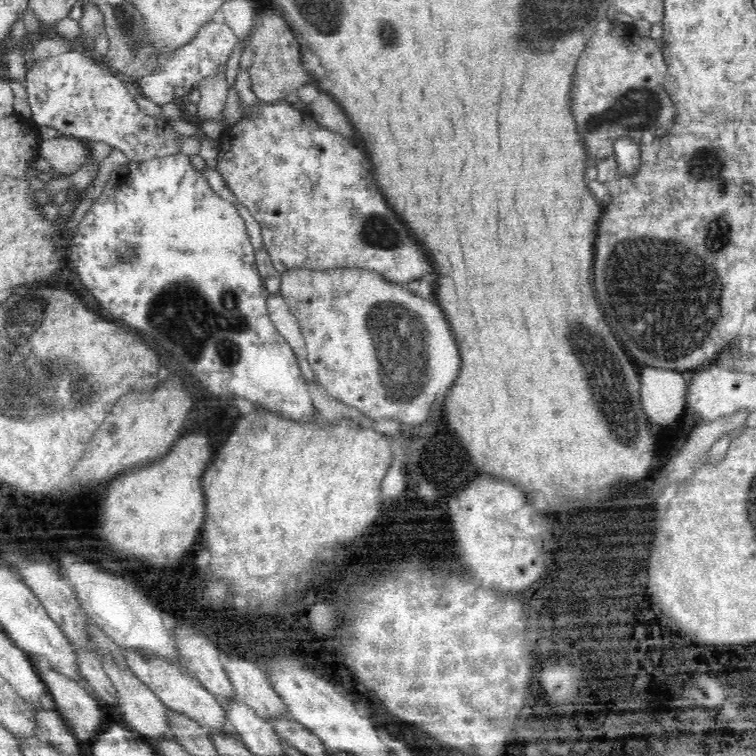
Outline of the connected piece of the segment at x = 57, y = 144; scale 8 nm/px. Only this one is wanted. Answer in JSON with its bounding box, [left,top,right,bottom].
[37,135,88,177]

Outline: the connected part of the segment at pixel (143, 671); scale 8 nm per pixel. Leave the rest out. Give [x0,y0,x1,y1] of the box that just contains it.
[124,650,244,744]

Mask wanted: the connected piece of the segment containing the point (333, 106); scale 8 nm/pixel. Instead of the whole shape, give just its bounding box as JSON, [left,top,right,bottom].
[307,92,354,140]

